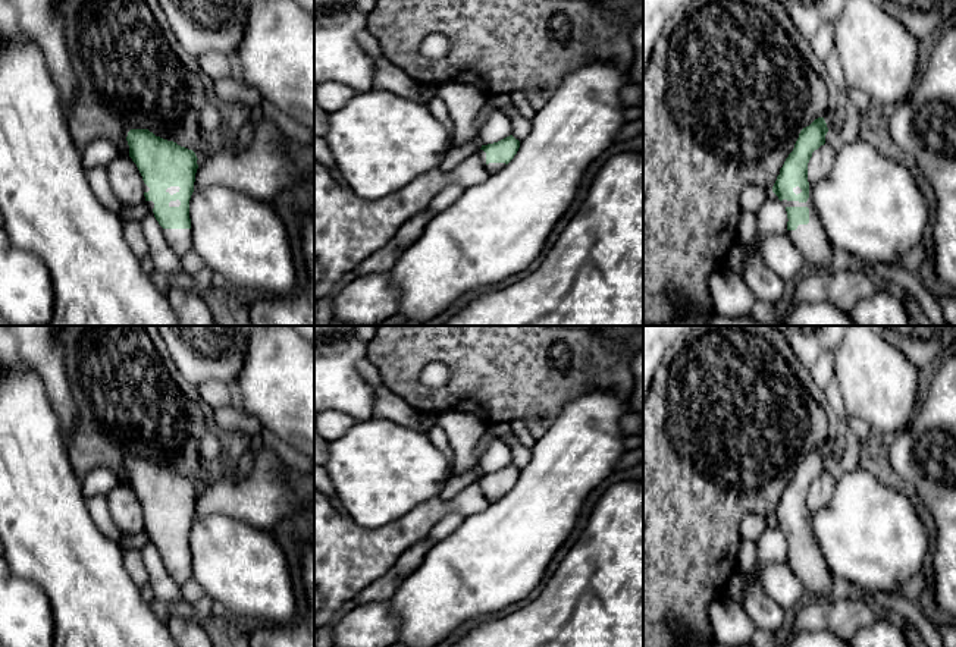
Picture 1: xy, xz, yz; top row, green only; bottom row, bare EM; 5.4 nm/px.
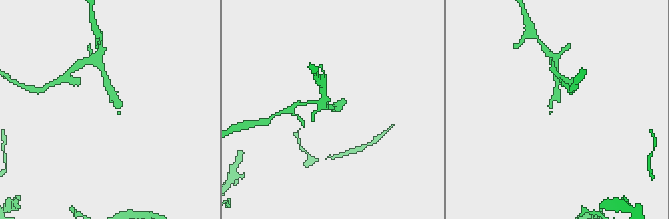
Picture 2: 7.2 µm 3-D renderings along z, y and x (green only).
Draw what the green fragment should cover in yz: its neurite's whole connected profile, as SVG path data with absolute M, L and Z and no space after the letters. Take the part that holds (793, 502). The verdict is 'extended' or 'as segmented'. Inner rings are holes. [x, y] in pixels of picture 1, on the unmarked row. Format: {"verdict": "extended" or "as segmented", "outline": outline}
{"verdict": "extended", "outline": "M824 446L803 456L772 515L772 521L787 540L789 550L784 562L803 584L808 600L834 597L840 591L840 584L831 575L814 538L808 511L808 491L812 481L825 472L827 461Z"}

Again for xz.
{"verdict": "extended", "outline": "M510 464L498 471L482 474L479 484L489 502L496 502L514 487L518 477L520 469Z"}

